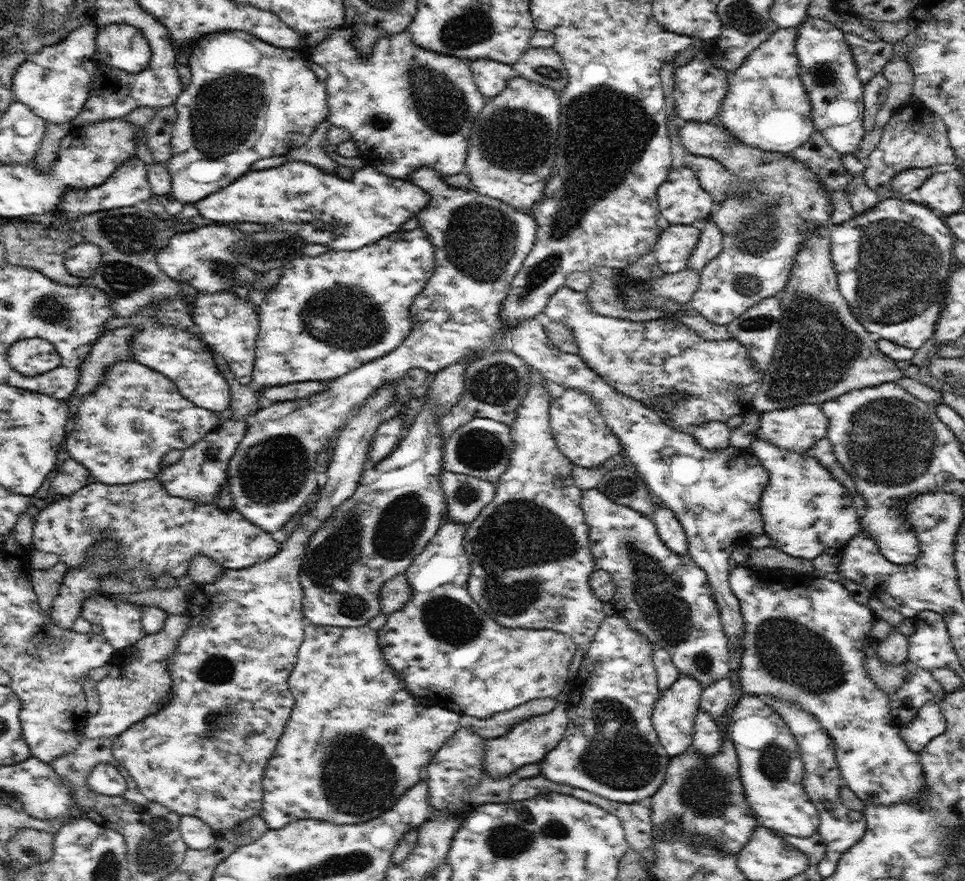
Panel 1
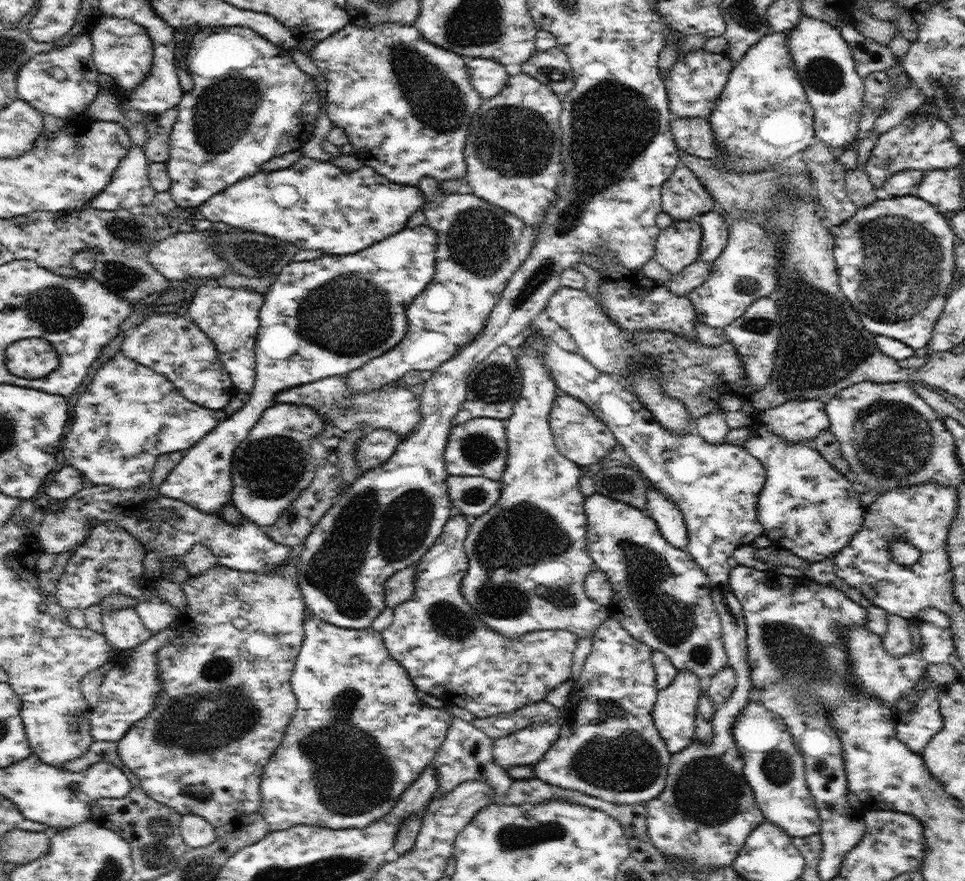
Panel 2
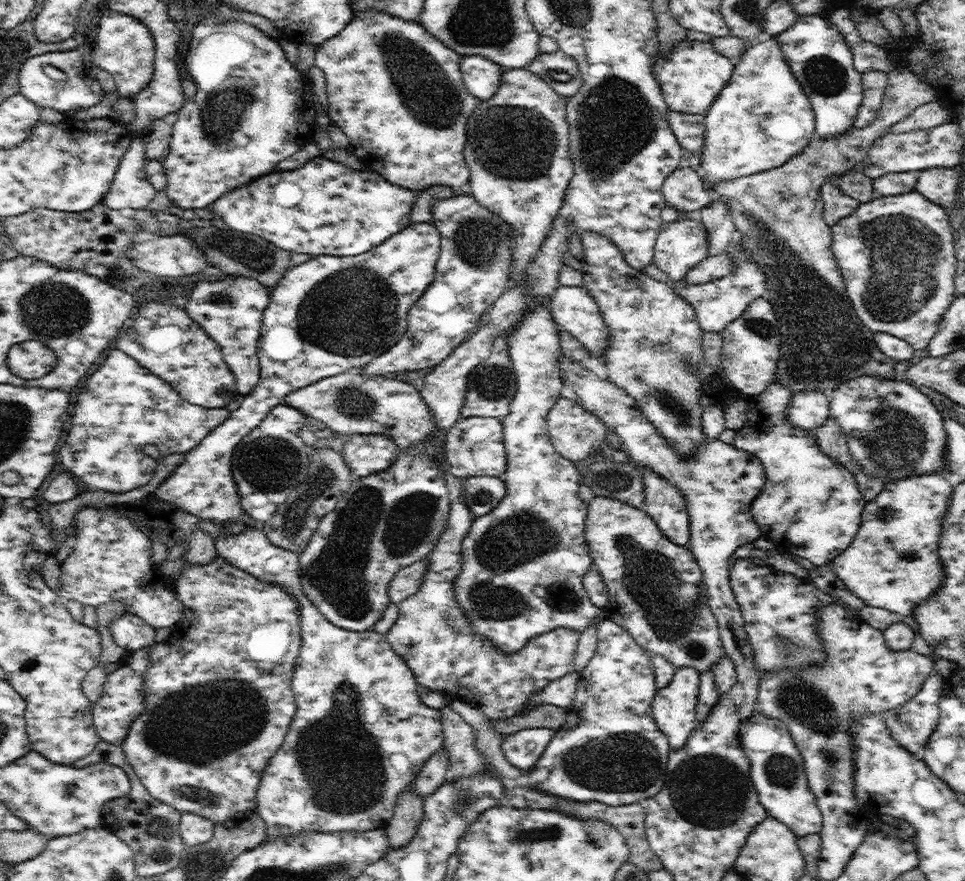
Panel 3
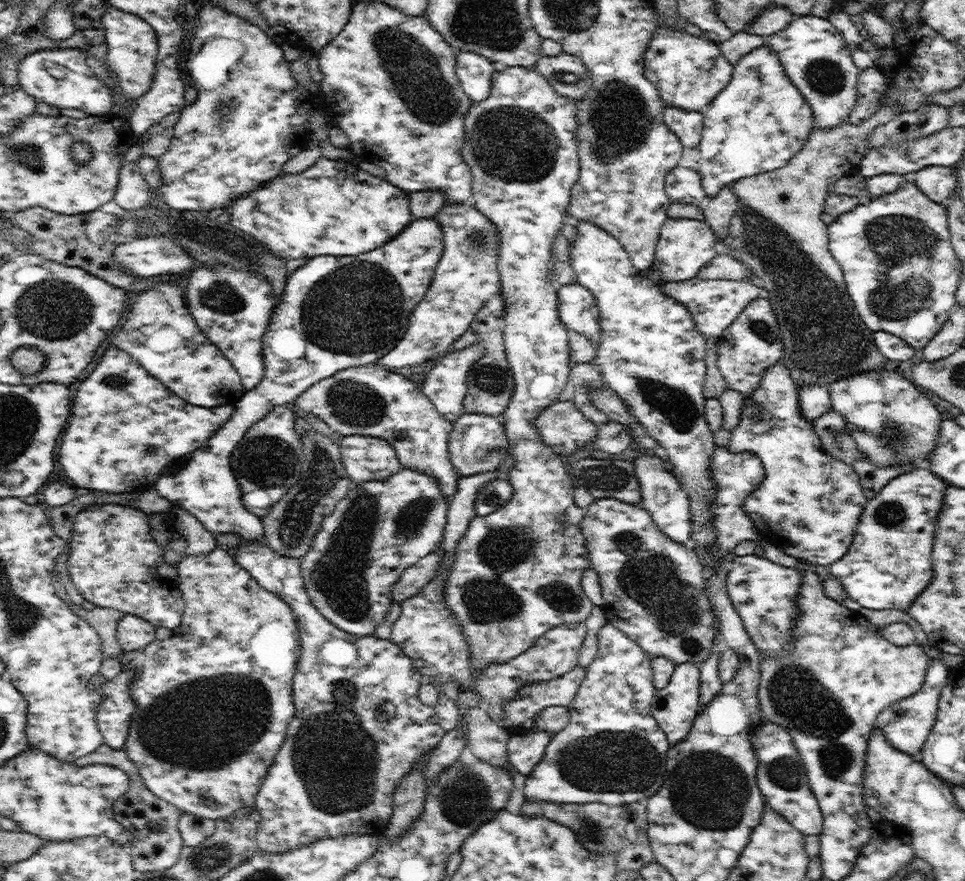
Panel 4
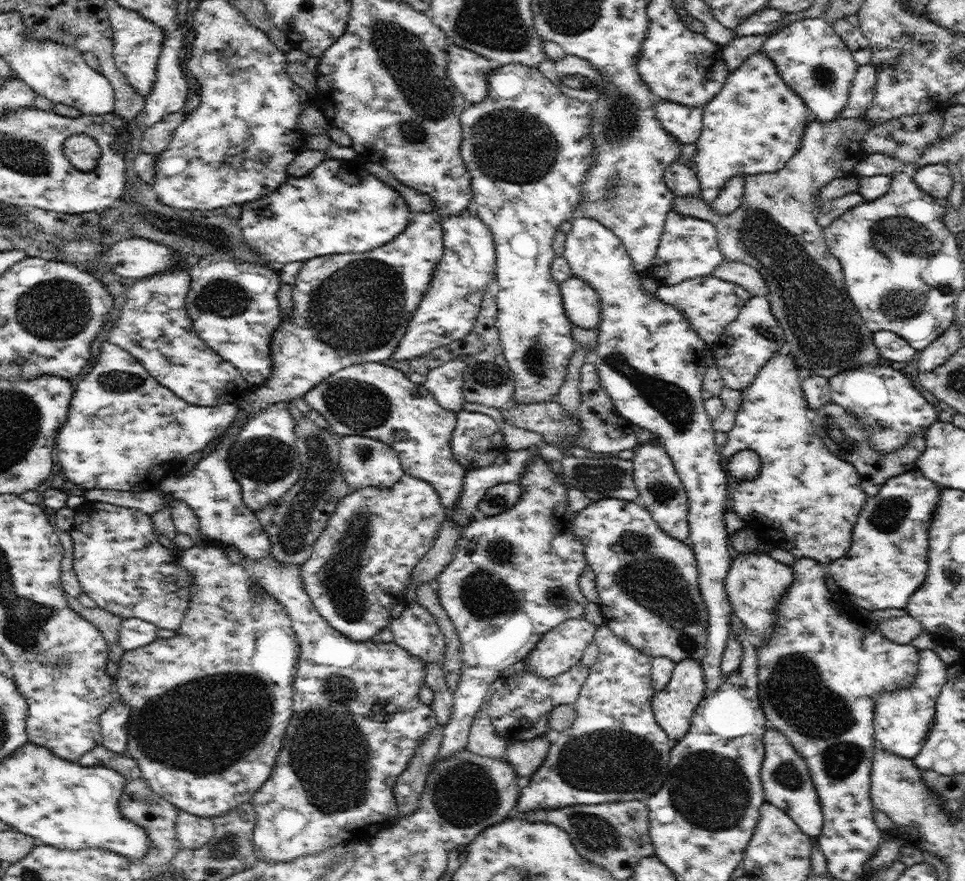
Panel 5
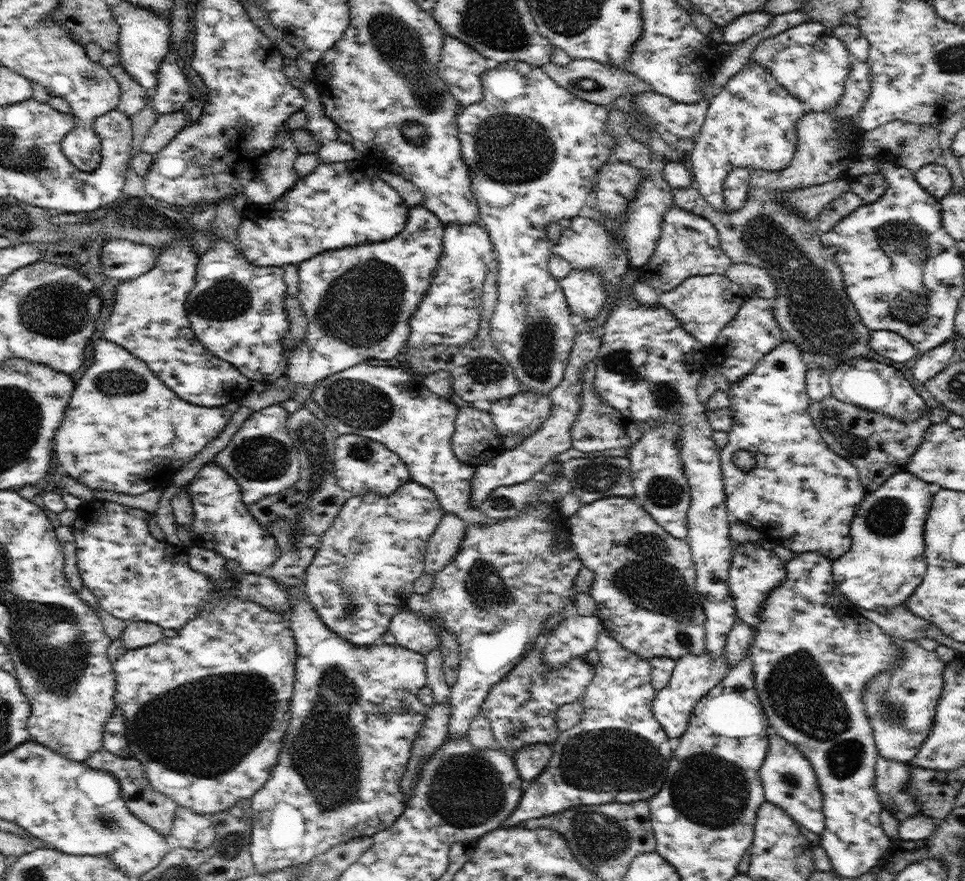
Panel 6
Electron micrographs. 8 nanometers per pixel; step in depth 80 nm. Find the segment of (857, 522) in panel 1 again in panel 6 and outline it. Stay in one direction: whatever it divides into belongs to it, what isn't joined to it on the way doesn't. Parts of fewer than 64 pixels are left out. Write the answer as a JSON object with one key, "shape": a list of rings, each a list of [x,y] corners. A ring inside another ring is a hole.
{"shape":[[[786,340],[762,357],[746,376],[731,384],[730,411],[734,422],[727,432],[728,443],[721,448],[725,503],[732,519],[747,522],[756,528],[763,540],[773,536],[782,547],[796,555],[816,551],[831,561],[838,561],[851,548],[850,525],[868,492],[860,484],[858,469],[836,454],[812,423],[808,412],[810,398],[806,392],[809,369],[802,357],[803,351],[794,342]],[[739,450],[747,450],[754,456],[752,470],[740,470],[734,462],[734,455]]]}

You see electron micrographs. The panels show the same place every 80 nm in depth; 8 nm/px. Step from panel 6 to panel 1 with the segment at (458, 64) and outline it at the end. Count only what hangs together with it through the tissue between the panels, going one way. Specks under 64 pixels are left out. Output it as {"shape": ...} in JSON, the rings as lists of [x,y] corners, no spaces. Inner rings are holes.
{"shape":[[[480,58],[469,62],[478,90],[486,100],[495,97],[516,76],[514,68],[491,59]]]}

